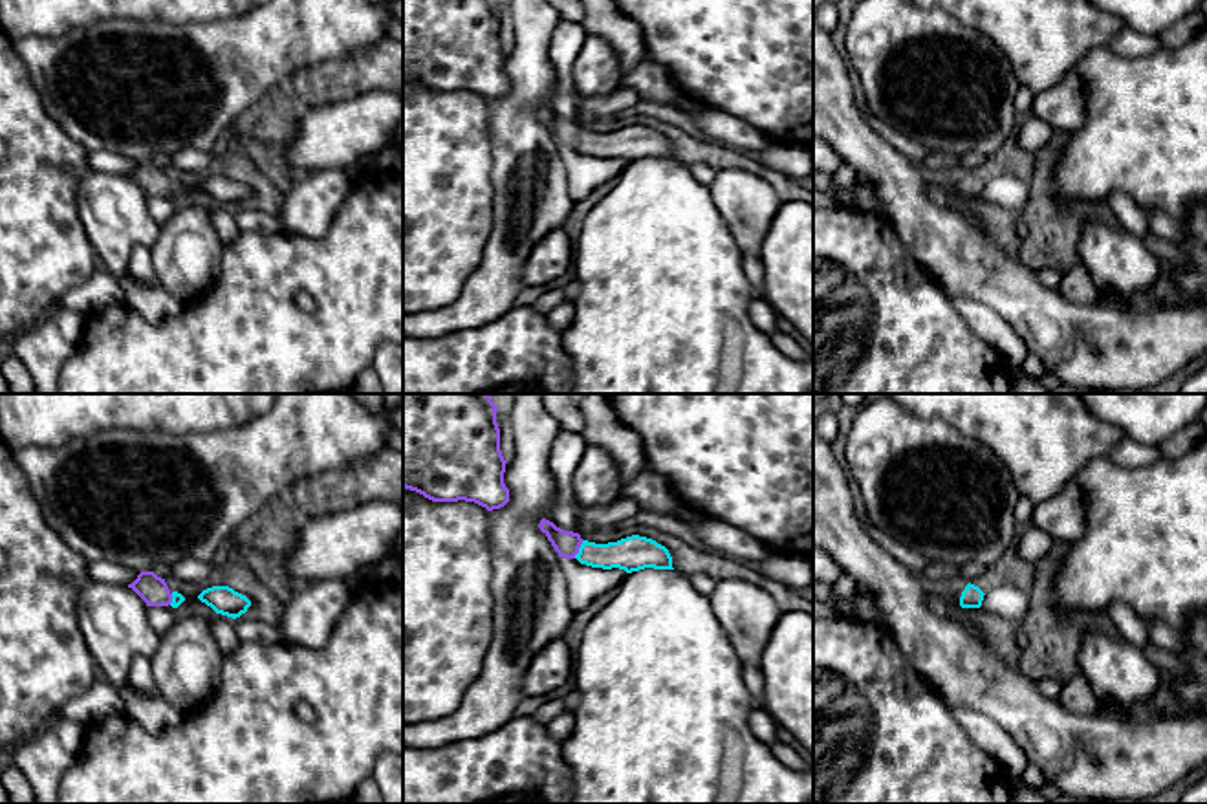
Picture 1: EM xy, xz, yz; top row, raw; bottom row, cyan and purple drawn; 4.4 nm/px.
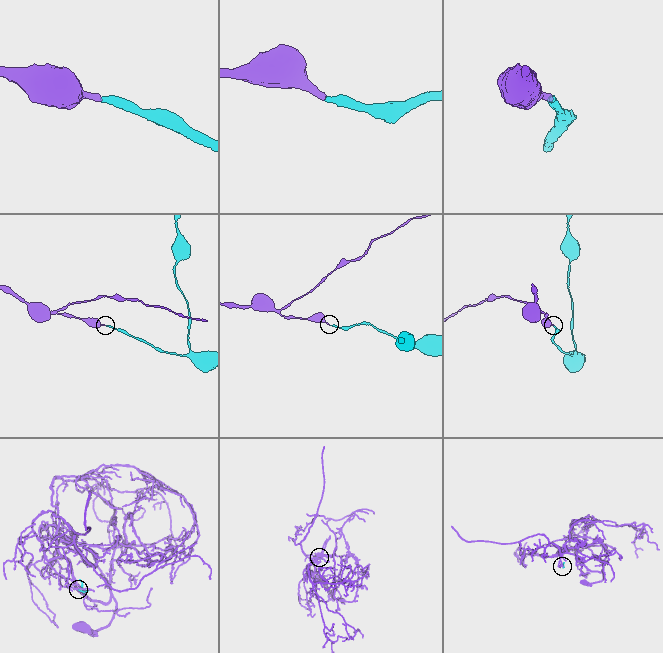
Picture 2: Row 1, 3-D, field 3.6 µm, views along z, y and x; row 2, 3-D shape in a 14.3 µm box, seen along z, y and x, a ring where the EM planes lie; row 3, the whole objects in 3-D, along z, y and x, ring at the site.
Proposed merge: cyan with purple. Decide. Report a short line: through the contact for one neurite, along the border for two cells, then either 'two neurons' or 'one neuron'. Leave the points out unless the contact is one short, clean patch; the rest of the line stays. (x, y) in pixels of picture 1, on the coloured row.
line xz (632, 554), (579, 550), (566, 544); one neuron

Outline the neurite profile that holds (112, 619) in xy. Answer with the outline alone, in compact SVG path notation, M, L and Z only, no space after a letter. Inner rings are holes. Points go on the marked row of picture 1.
M90 581L77 599L77 623L95 665L121 696L125 712L147 733L161 734L179 725L183 712L161 696L132 689L128 681L132 659L152 657L161 643L147 608L128 586Z

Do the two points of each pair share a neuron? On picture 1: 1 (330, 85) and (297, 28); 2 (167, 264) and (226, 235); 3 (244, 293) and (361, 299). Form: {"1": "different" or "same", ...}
{"1": "different", "2": "different", "3": "same"}

